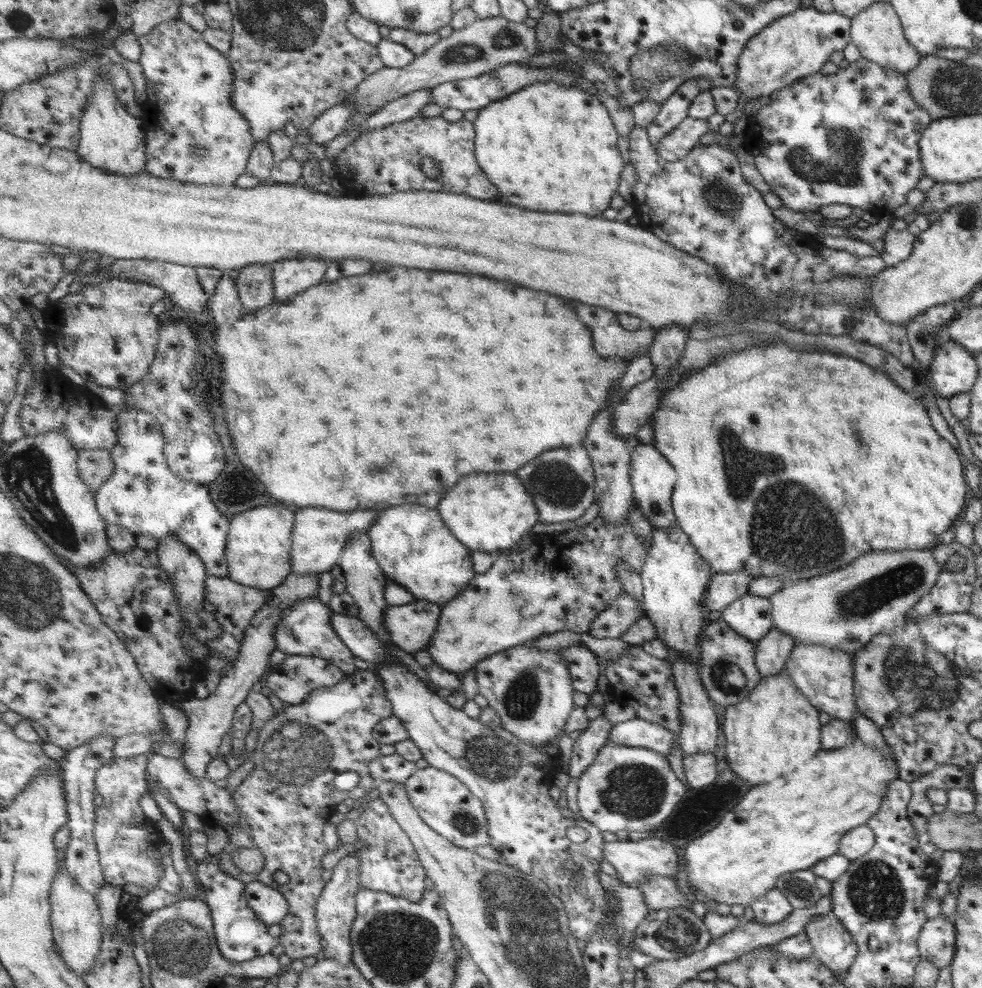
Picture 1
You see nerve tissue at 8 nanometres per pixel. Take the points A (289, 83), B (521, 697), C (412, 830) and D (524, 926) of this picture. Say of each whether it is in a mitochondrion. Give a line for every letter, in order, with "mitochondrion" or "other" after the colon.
A: other
B: mitochondrion
C: other
D: mitochondrion

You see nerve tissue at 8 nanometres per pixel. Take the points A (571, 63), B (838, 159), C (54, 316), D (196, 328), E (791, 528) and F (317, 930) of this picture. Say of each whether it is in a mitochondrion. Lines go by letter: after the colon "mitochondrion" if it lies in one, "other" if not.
A: other
B: mitochondrion
C: other
D: other
E: mitochondrion
F: other

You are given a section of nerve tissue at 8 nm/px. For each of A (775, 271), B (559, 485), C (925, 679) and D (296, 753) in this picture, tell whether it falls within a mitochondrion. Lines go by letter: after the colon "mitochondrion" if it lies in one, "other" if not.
A: other
B: mitochondrion
C: mitochondrion
D: mitochondrion

